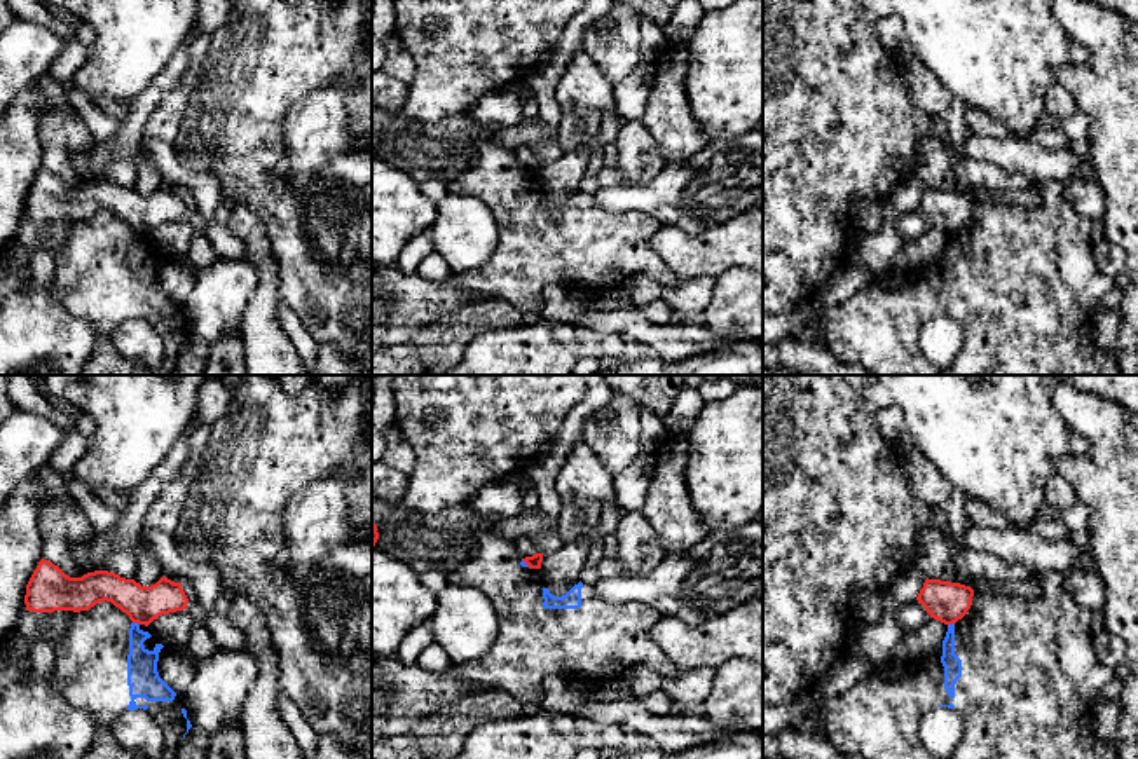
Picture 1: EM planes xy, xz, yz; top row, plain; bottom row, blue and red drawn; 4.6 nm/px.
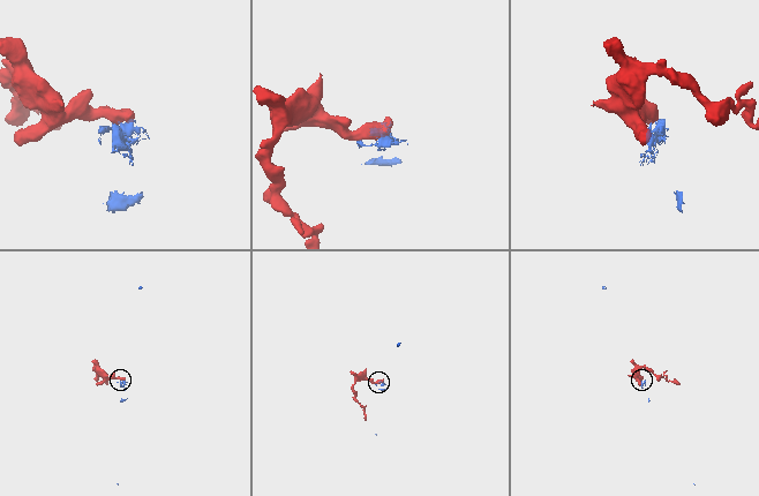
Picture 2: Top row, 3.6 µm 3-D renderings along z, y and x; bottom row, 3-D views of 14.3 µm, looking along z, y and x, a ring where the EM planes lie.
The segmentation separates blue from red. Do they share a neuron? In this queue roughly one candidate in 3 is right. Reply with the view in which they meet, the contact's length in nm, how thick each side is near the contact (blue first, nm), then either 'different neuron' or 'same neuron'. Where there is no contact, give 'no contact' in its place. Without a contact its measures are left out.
xy | 40 nm | 140/170 nm | different neuron

